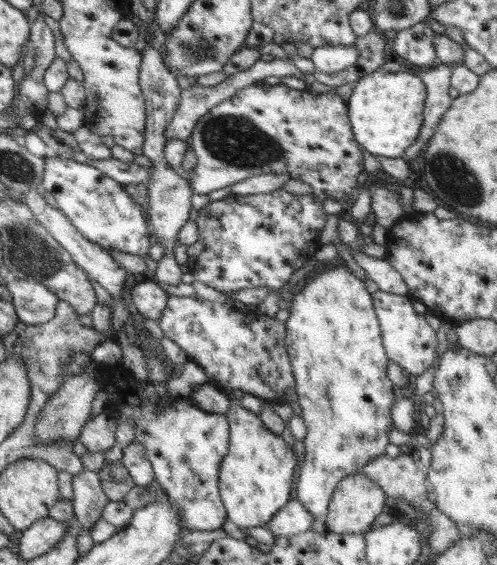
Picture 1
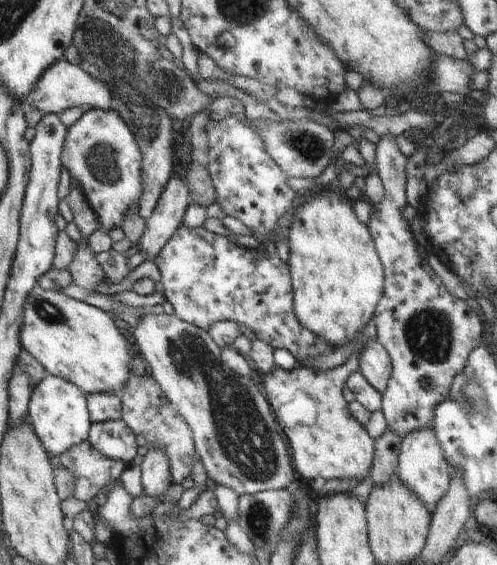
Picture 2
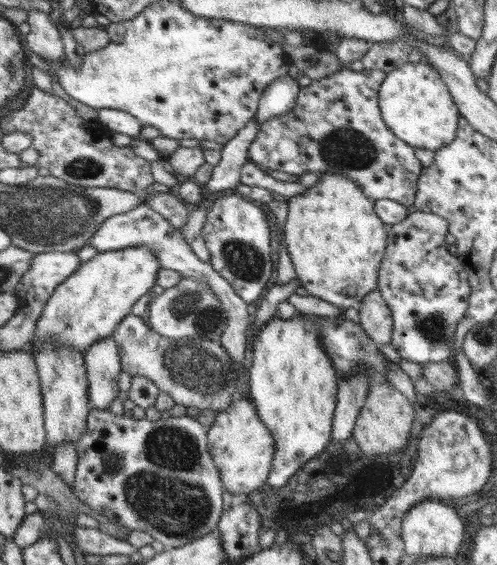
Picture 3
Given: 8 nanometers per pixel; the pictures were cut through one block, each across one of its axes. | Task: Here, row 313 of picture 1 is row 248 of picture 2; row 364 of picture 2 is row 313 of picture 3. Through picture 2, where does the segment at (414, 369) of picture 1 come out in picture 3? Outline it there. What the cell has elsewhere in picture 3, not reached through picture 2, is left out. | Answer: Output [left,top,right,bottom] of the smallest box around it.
[378,209,471,366]

